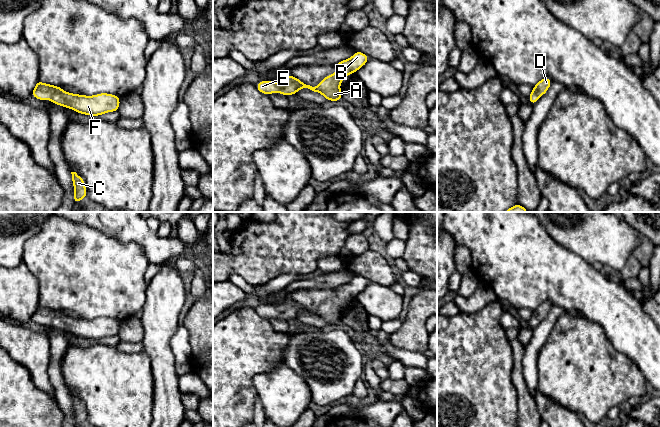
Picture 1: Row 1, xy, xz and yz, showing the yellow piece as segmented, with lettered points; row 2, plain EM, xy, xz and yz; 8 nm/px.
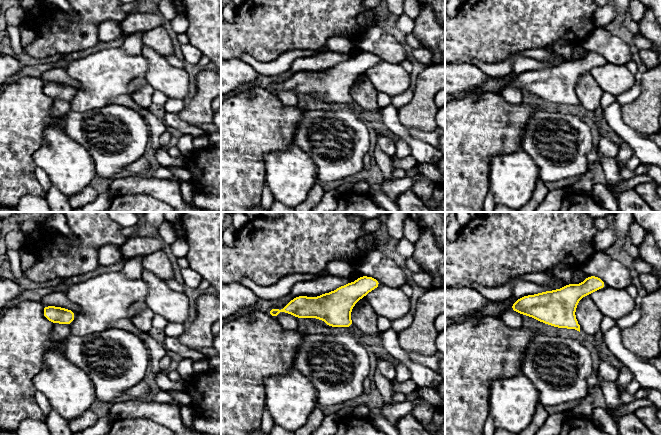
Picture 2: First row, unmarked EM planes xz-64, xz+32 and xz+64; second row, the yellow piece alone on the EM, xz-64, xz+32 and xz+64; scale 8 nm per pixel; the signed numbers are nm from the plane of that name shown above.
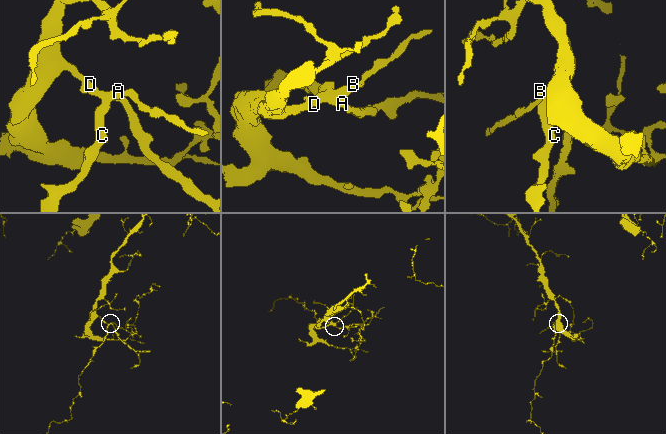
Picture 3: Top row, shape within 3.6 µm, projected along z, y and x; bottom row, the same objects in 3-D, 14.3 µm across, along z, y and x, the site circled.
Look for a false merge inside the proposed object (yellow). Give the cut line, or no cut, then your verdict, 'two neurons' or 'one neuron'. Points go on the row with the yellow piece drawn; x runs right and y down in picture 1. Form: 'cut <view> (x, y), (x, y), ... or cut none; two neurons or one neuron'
cut none; one neuron

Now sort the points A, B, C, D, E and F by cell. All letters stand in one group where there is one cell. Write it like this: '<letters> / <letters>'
A B C D E F

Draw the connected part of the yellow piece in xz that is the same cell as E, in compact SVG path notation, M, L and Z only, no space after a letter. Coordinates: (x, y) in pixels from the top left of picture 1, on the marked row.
M356 51L351 58L335 63L336 72L324 77L316 87L306 85L294 76L286 75L283 80L278 82L263 80L256 85L256 88L259 92L268 96L273 92L278 92L284 96L290 96L292 94L297 94L300 89L308 88L322 94L328 101L340 101L342 100L340 83L349 74L356 73L357 70L367 63L368 59L368 55Z

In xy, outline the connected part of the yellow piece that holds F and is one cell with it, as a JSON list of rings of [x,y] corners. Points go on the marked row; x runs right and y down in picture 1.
[[[36,80],[31,95],[42,101],[49,99],[52,103],[88,116],[100,116],[107,112],[116,112],[120,105],[120,97],[114,94],[100,93],[93,96],[72,94],[63,91],[59,86],[42,83],[38,80]]]

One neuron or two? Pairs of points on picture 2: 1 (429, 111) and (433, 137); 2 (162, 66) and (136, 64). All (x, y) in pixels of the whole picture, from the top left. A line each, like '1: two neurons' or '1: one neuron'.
1: two neurons
2: two neurons

